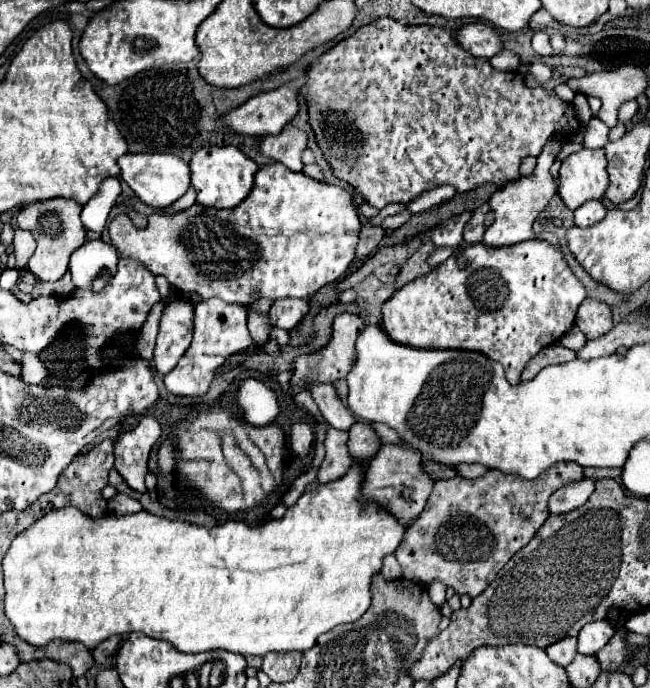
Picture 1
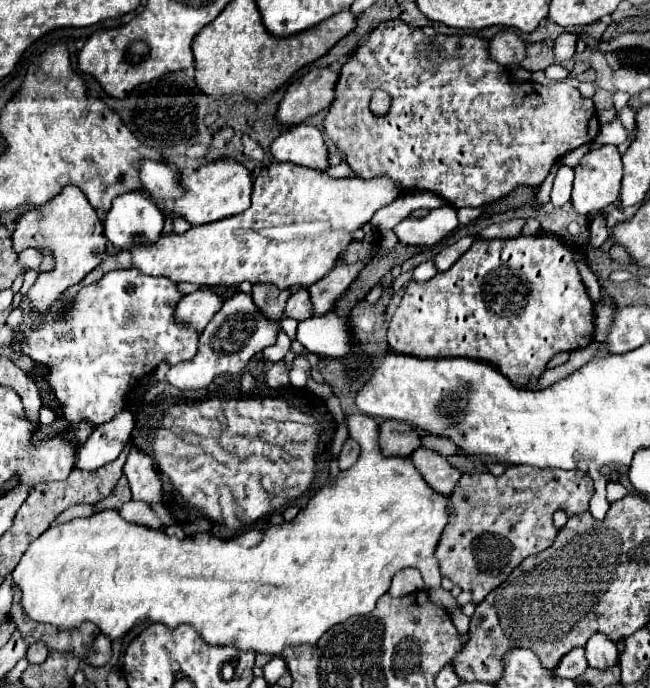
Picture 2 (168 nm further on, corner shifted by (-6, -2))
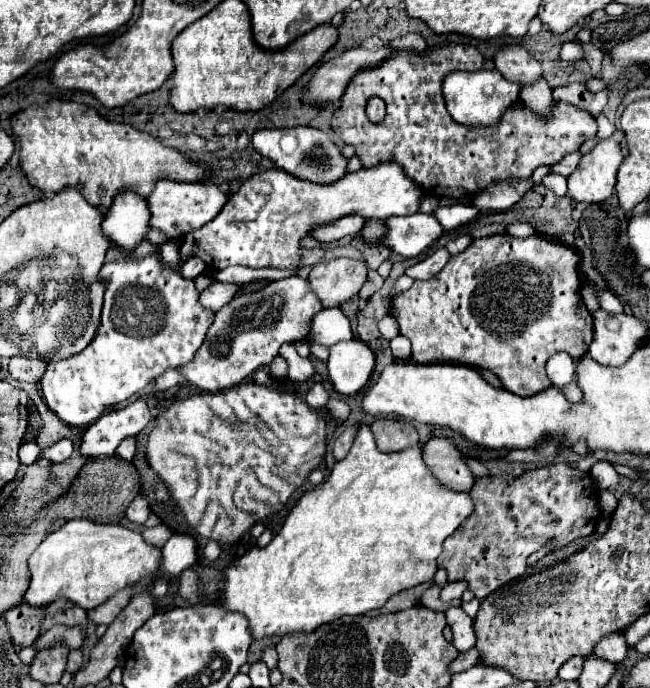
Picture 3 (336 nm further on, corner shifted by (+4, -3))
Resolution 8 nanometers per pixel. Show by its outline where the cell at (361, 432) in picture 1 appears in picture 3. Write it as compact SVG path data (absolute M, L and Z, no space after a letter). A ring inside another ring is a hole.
M381 418L371 424L371 432L375 434L377 446L381 452L399 452L419 442L419 434L413 424L395 420L395 418Z

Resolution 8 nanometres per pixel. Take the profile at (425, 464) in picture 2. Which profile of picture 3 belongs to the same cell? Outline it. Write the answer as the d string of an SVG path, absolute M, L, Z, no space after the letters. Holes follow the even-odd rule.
M431 438L425 444L425 464L451 490L469 492L475 476L465 462L463 452L449 438Z

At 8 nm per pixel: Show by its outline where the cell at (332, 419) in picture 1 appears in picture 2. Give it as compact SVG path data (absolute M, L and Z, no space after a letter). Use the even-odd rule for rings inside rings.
M361 413L359 415L347 415L345 425L347 425L349 437L353 437L361 445L359 461L351 469L341 471L337 475L337 479L333 479L331 483L321 487L309 499L307 507L297 513L297 517L293 521L285 521L283 525L271 525L267 531L249 529L249 531L243 531L243 533L239 533L239 535L235 535L233 539L227 539L227 541L217 539L211 533L195 533L195 535L189 535L185 539L177 539L173 535L167 535L165 529L151 529L151 527L135 525L135 523L131 525L131 523L123 521L115 509L105 509L105 511L93 513L91 517L71 519L67 523L53 525L53 527L45 529L35 541L31 541L31 545L27 547L27 551L23 553L23 557L19 559L17 567L11 573L13 575L13 585L17 587L17 591L21 595L23 611L35 623L47 623L47 625L53 625L59 631L71 631L71 629L77 629L79 625L83 625L85 621L91 621L109 639L121 639L131 627L139 625L139 623L163 623L171 631L177 629L179 625L191 625L203 637L203 641L209 643L209 645L233 645L233 647L245 649L245 651L281 655L287 647L315 645L319 641L319 637L329 627L339 625L339 623L347 621L353 615L371 613L375 609L377 599L383 593L387 593L387 589L391 585L391 577L397 571L405 569L405 567L417 567L429 589L441 587L441 573L439 573L437 559L433 557L433 551L435 551L435 545L441 537L443 527L447 525L447 497L439 497L439 493L435 493L429 485L425 485L425 481L419 477L419 471L411 465L411 461L407 457L383 457L379 453L379 447L377 447L379 427L377 427L373 417L367 417L367 415L361 415Z

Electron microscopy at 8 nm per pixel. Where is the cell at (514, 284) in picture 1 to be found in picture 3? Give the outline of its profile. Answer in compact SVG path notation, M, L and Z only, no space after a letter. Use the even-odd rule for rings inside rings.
M487 236L473 240L463 252L451 256L447 270L443 268L435 278L415 280L405 294L399 294L393 300L391 314L399 322L401 334L413 344L413 362L463 362L475 368L487 368L501 380L505 390L517 396L535 396L553 386L545 372L545 364L553 354L567 352L573 360L579 360L589 350L593 338L593 316L583 304L581 282L579 256L569 246L551 242L543 236ZM479 268L481 274L477 274ZM489 332L503 332L503 338Z

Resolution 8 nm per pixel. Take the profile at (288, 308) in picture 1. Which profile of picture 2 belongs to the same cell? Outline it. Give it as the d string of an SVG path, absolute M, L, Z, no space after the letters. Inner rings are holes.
M365 263L355 265L337 265L329 277L323 277L323 281L317 281L311 285L311 305L313 315L325 315L333 309L333 303L347 291L351 281L357 277L357 273L365 267Z

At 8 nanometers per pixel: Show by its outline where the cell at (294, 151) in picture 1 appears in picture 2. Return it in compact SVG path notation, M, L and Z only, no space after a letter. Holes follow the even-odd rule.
M297 125L287 129L271 143L271 155L277 161L289 161L295 165L311 167L311 169L325 169L327 163L327 147L323 135L313 125Z

